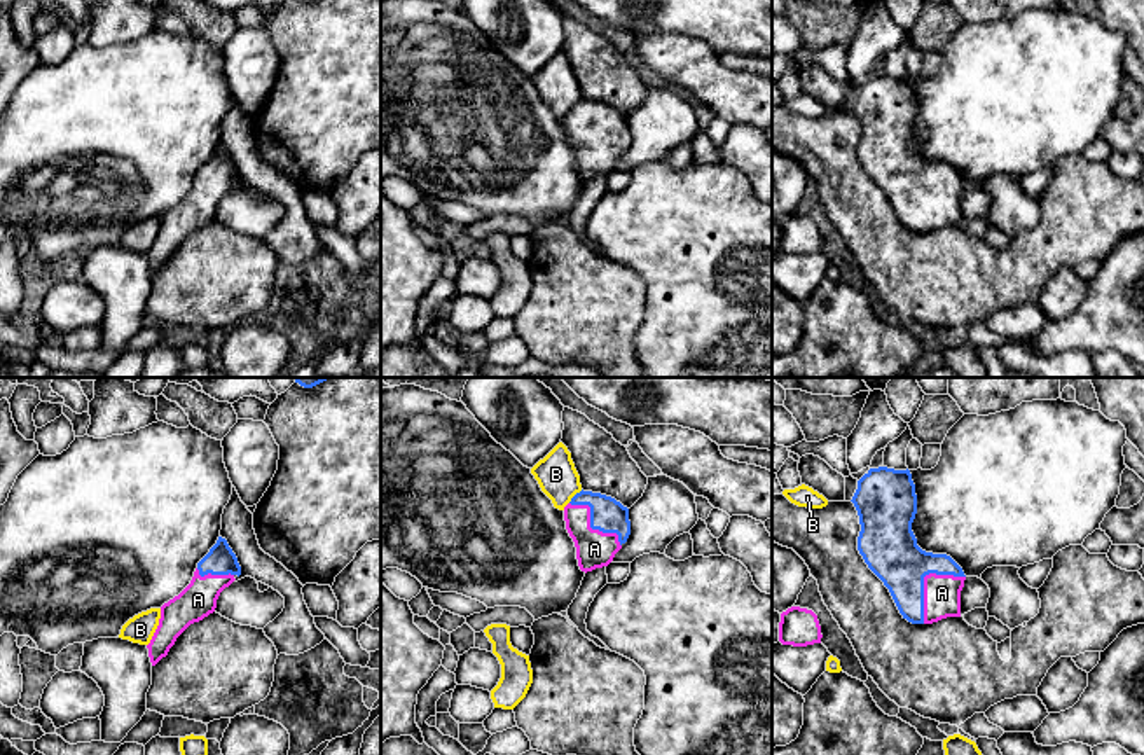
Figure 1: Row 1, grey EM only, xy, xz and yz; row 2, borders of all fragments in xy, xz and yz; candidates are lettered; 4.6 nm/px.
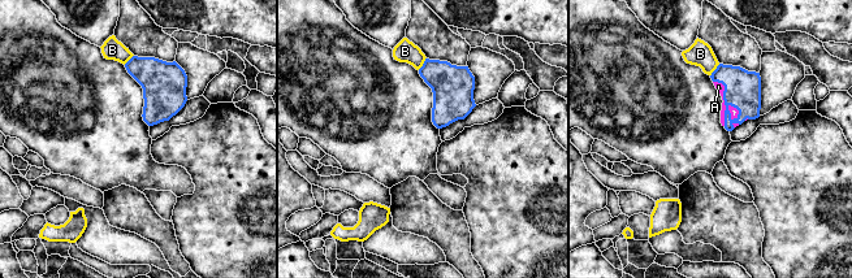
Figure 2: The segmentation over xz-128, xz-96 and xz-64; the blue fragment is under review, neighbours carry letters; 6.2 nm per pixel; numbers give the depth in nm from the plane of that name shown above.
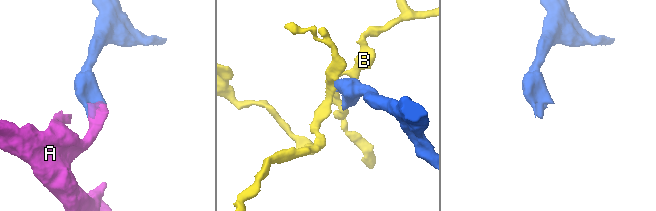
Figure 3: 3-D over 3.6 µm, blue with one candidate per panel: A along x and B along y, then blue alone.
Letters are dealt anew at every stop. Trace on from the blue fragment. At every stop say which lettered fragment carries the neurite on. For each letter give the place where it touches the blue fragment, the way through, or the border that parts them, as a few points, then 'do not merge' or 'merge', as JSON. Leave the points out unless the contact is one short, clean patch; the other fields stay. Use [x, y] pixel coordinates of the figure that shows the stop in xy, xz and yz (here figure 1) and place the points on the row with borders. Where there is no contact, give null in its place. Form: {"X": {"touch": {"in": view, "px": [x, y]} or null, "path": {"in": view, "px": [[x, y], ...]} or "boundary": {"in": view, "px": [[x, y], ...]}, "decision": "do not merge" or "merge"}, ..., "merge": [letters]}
{"A": {"touch": {"in": "yz", "px": [923, 581]}, "decision": "merge"}, "B": {"touch": {"in": "xz", "px": [575, 495]}, "decision": "do not merge"}, "merge": ["A"]}

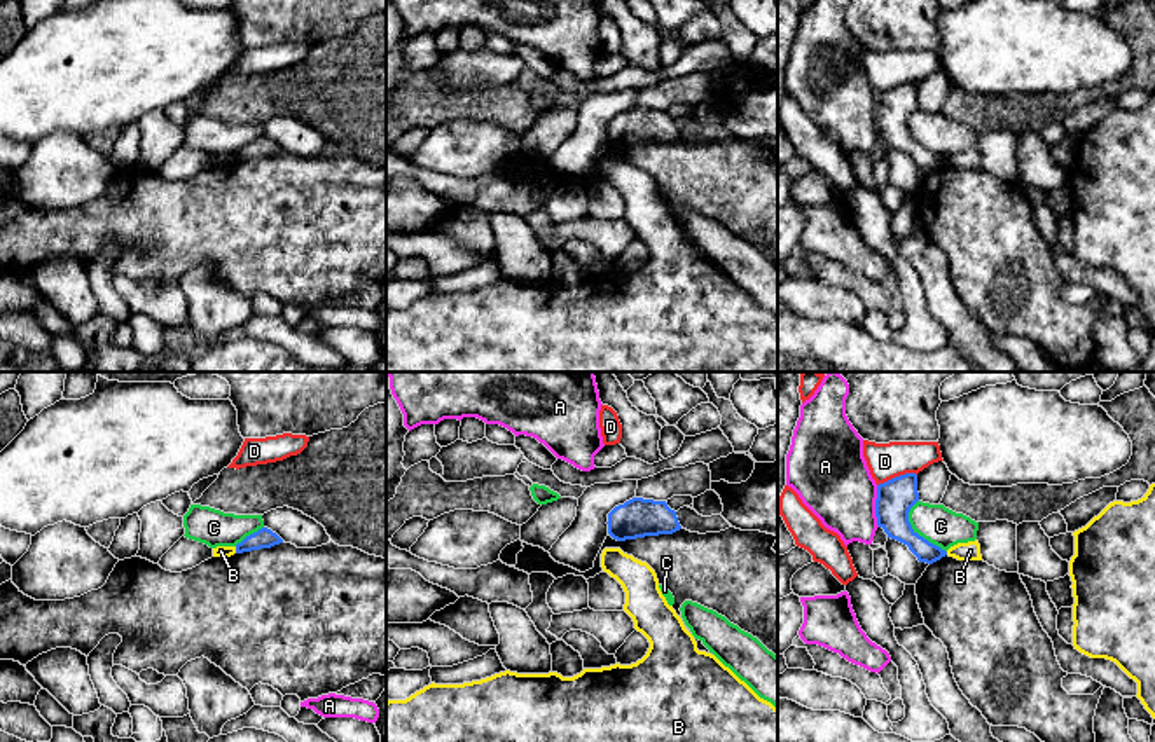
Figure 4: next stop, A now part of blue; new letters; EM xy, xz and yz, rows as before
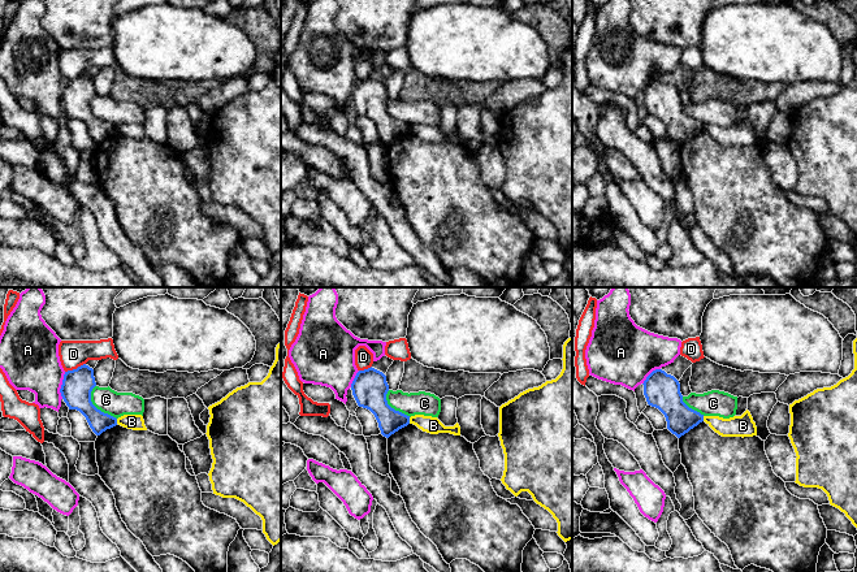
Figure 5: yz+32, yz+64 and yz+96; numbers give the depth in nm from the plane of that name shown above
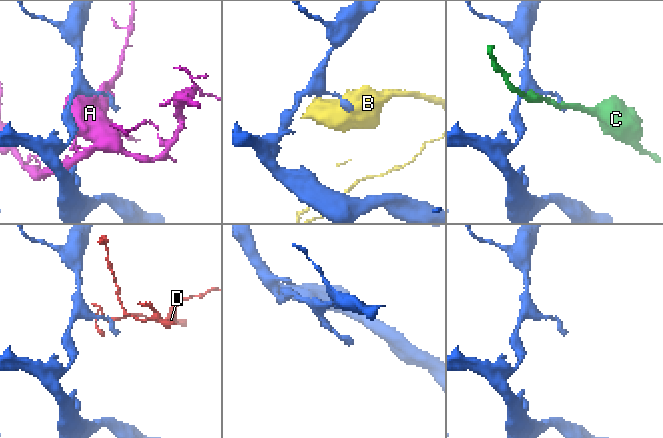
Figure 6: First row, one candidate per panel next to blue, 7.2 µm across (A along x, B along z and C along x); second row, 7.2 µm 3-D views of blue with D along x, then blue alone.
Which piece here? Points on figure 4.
{"A": {"touch": {"in": "yz", "px": [876, 507]}, "decision": "do not merge"}, "B": {"touch": {"in": "xy", "px": [236, 550]}, "boundary": {"in": "xy", "px": [[235, 547], [236, 552]]}, "decision": "do not merge"}, "C": {"touch": {"in": "yz", "px": [916, 533]}, "boundary": {"in": "yz", "px": [[918, 500], [909, 512], [909, 524], [946, 552]]}, "decision": "do not merge"}, "D": {"touch": {"in": "yz", "px": [897, 477]}, "boundary": {"in": "yz", "px": [[916, 474], [900, 474], [878, 486]]}, "decision": "do not merge"}, "merge": []}

